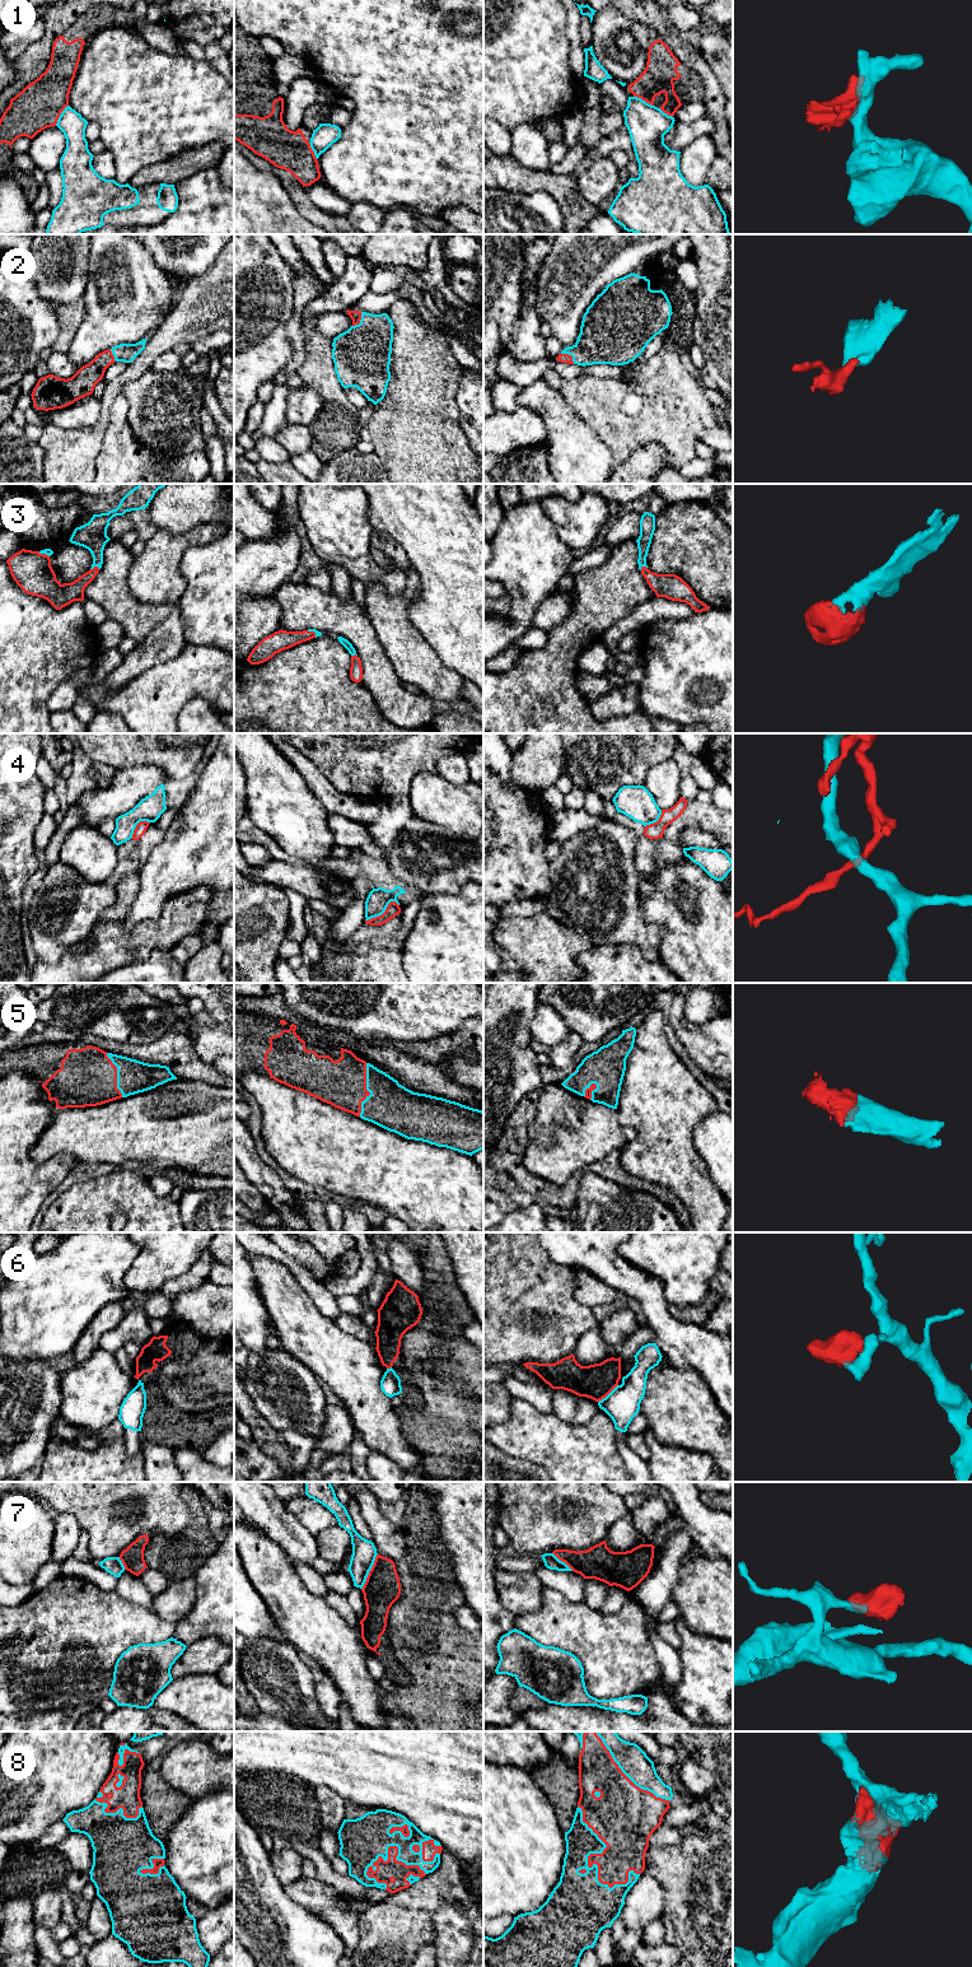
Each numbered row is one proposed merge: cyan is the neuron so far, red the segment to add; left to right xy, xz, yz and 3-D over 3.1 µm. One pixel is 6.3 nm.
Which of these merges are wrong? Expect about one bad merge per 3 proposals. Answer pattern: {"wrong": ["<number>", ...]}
{"wrong": ["1", "4", "6", "7"]}

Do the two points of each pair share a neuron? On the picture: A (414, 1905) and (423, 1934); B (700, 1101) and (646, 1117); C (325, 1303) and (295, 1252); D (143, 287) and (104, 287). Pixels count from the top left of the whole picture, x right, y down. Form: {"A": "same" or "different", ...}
{"A": "same", "B": "same", "C": "different", "D": "same"}

